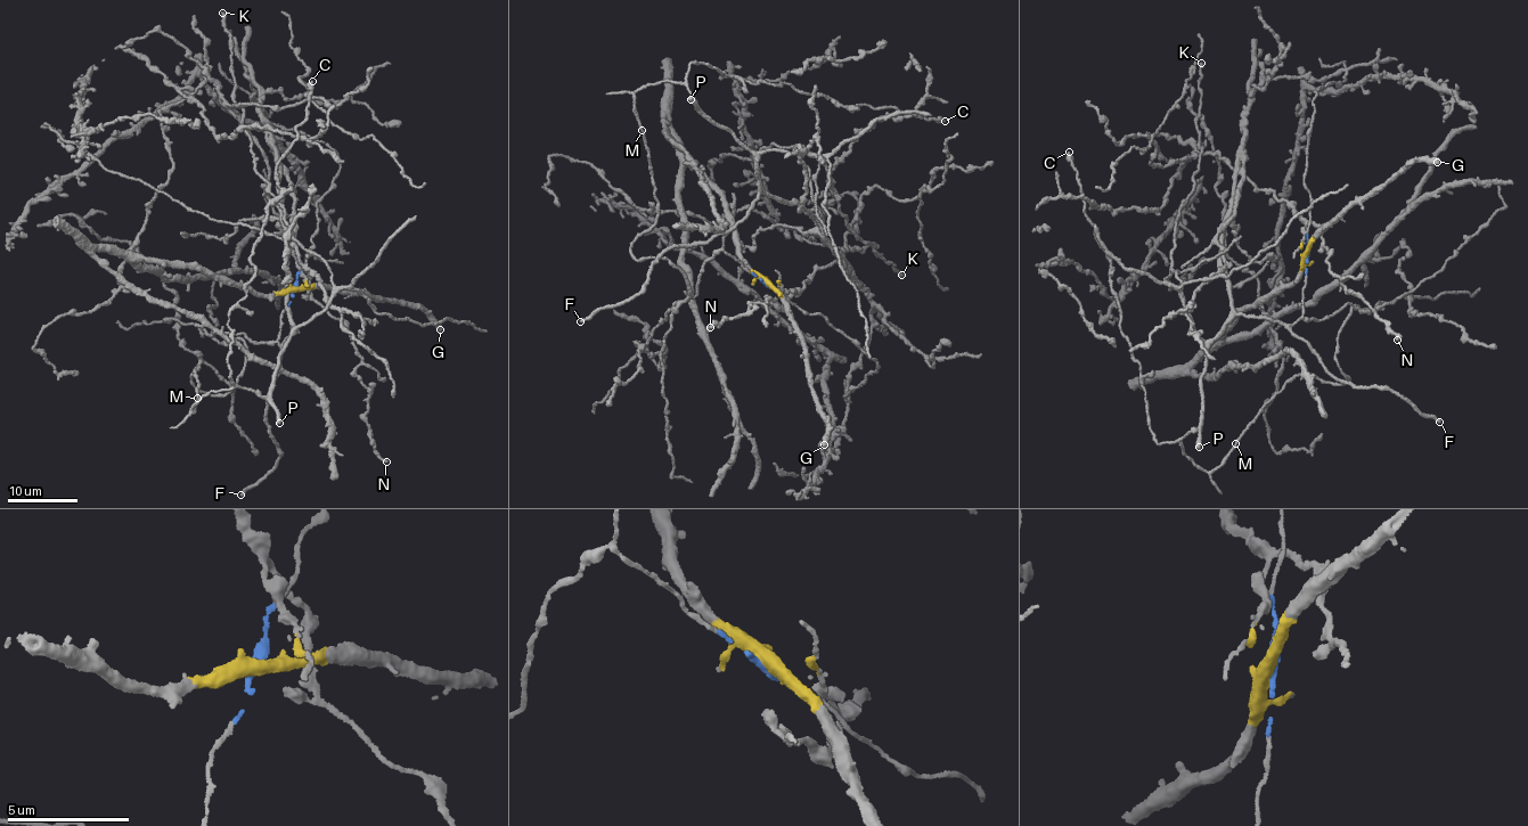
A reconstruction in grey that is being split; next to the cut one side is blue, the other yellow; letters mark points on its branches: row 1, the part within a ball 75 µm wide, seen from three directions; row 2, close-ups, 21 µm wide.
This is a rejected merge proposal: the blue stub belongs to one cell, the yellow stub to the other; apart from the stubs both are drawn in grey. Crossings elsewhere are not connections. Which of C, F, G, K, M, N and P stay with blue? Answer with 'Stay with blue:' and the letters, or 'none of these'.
Stay with blue: C, F, K, M, P

